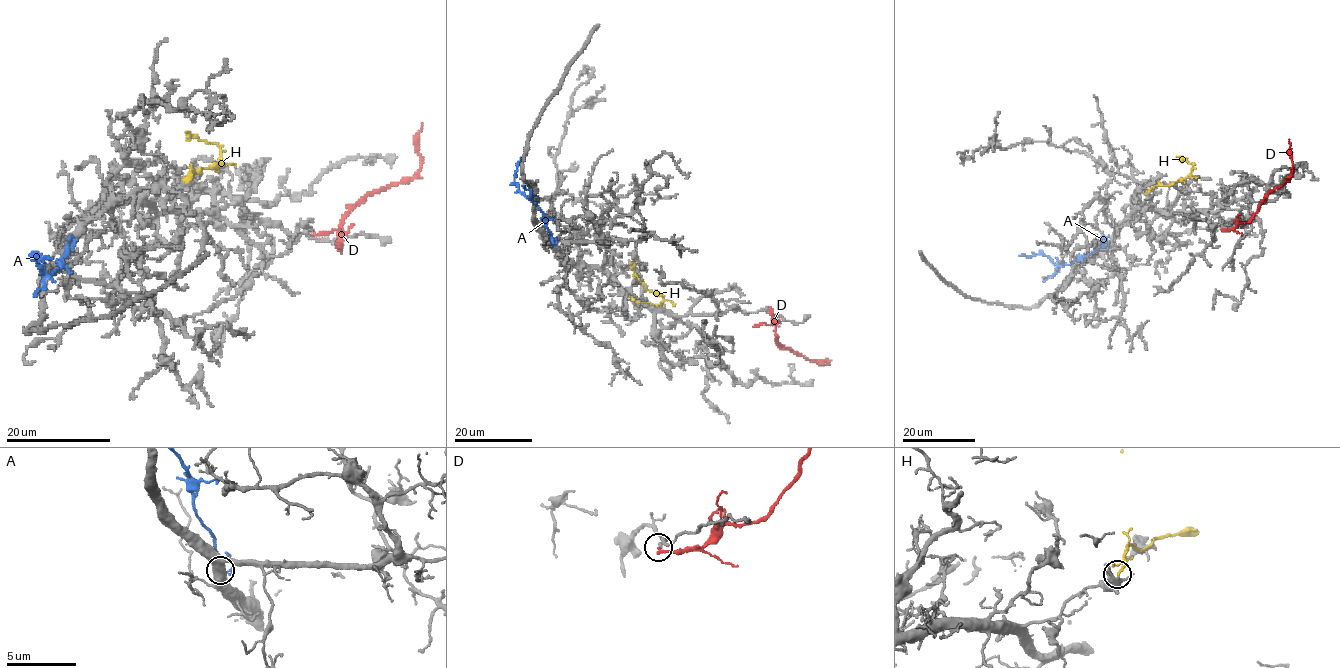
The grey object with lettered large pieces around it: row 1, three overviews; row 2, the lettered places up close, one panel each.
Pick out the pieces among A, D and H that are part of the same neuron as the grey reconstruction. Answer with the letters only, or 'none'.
none

